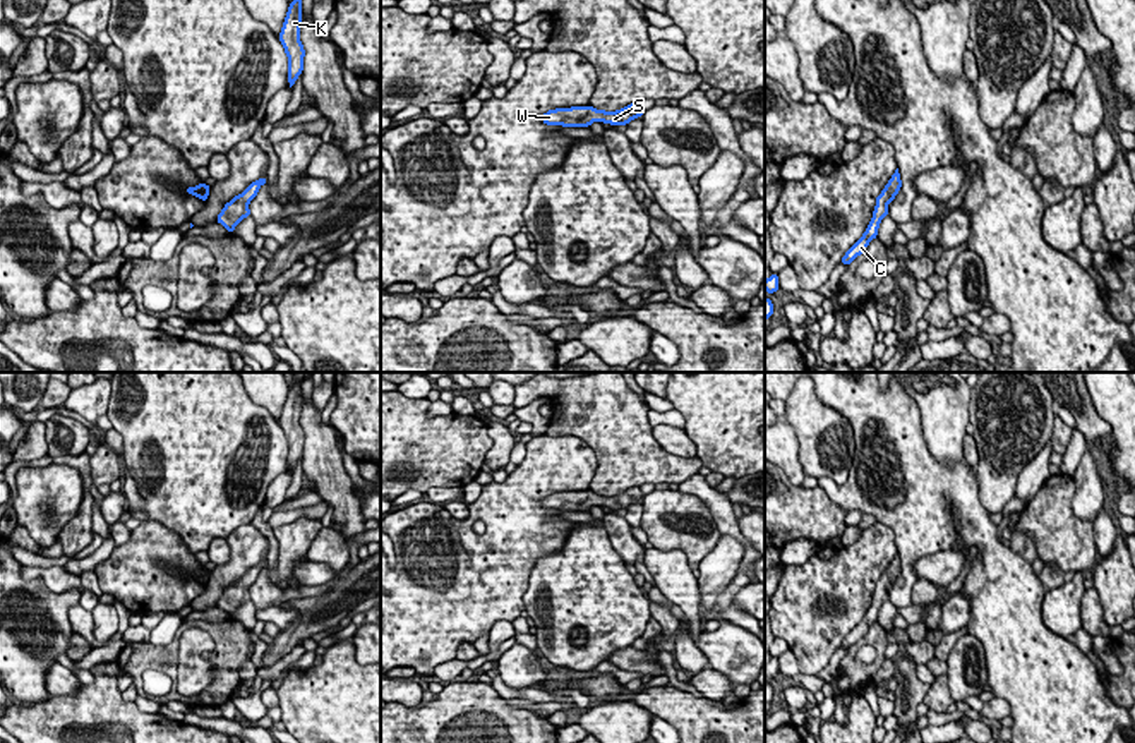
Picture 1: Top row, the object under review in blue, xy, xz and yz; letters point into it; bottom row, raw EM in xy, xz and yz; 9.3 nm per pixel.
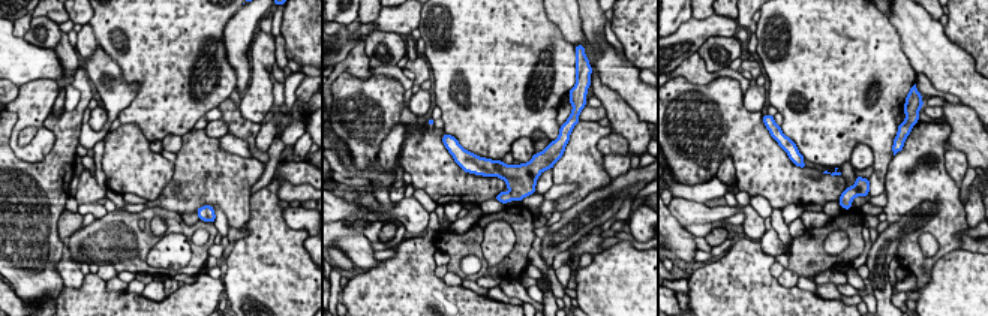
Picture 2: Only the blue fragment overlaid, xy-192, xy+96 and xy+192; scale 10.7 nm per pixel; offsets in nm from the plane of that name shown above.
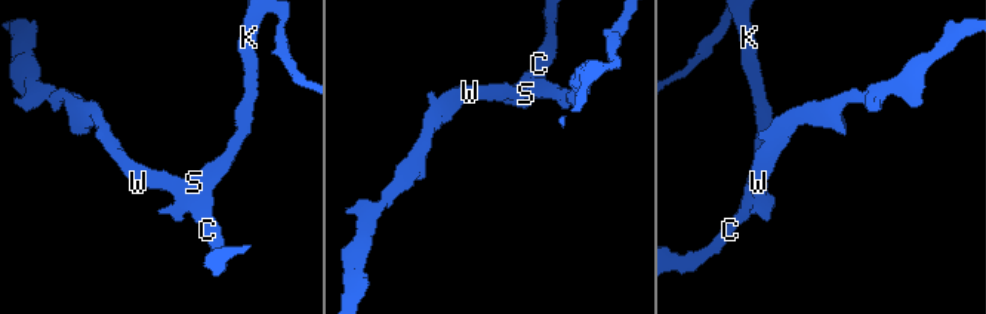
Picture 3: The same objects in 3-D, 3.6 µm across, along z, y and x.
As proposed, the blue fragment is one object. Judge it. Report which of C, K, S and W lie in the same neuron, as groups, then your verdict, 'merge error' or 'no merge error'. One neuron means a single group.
C K S W; no merge error

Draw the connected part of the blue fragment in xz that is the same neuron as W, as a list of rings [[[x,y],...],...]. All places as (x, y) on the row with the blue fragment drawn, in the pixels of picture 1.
[[[631,103],[626,108],[616,112],[597,110],[590,105],[586,106],[571,106],[571,108],[555,108],[542,115],[542,122],[547,125],[562,125],[562,127],[590,127],[593,122],[605,122],[610,125],[626,125],[633,118],[643,117],[640,103]]]

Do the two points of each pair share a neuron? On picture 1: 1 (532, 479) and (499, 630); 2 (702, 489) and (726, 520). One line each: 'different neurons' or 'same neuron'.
1: different neurons
2: same neuron

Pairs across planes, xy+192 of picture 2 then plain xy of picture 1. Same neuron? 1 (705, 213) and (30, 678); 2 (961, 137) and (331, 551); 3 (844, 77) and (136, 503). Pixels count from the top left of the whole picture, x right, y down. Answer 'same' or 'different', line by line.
1: different
2: different
3: different

